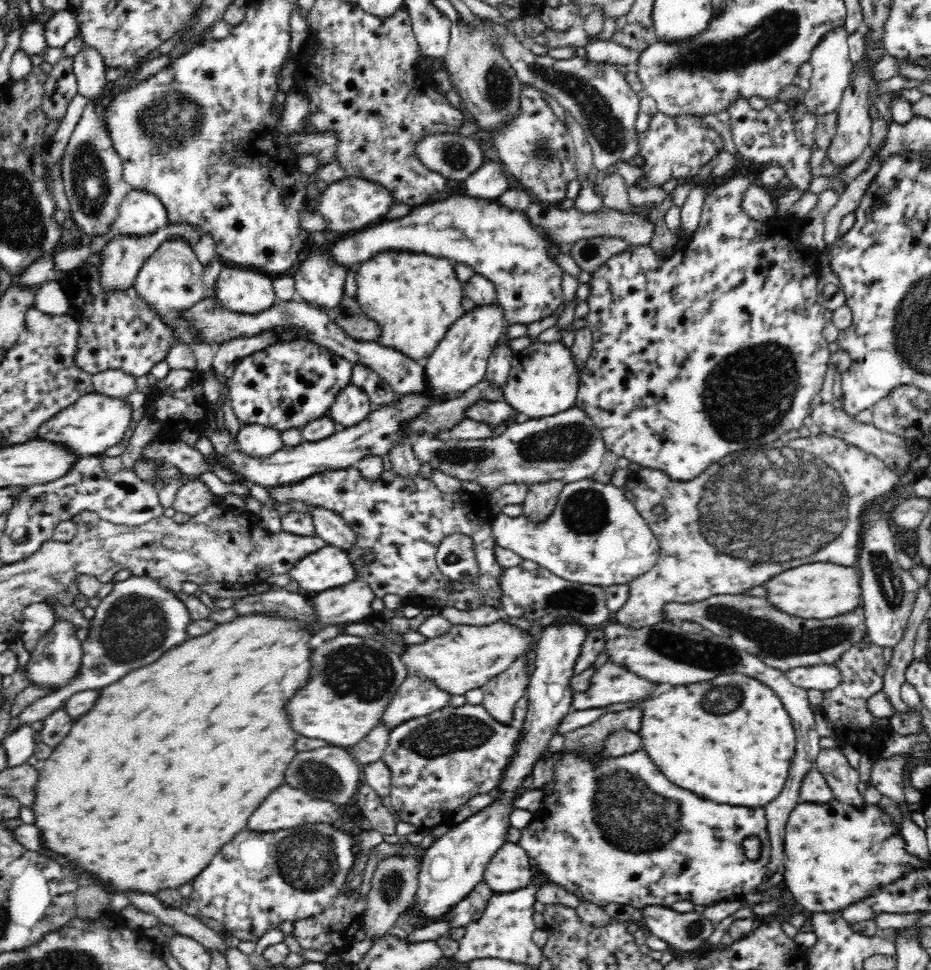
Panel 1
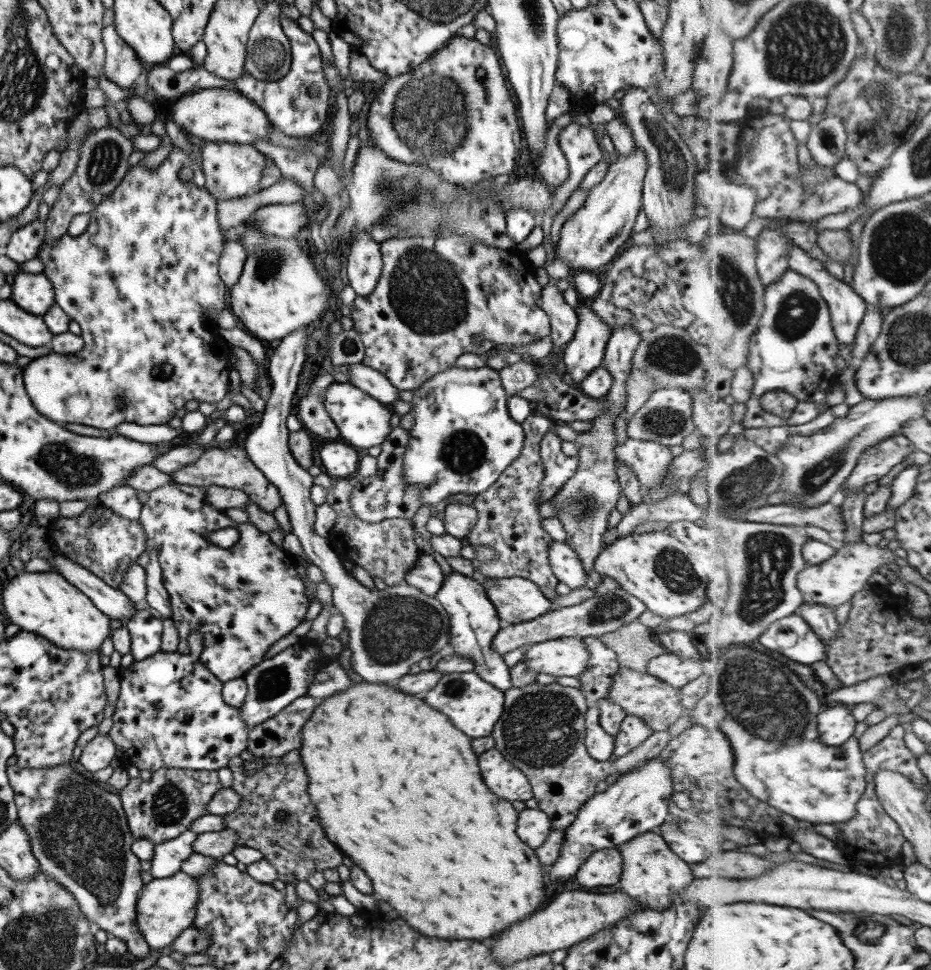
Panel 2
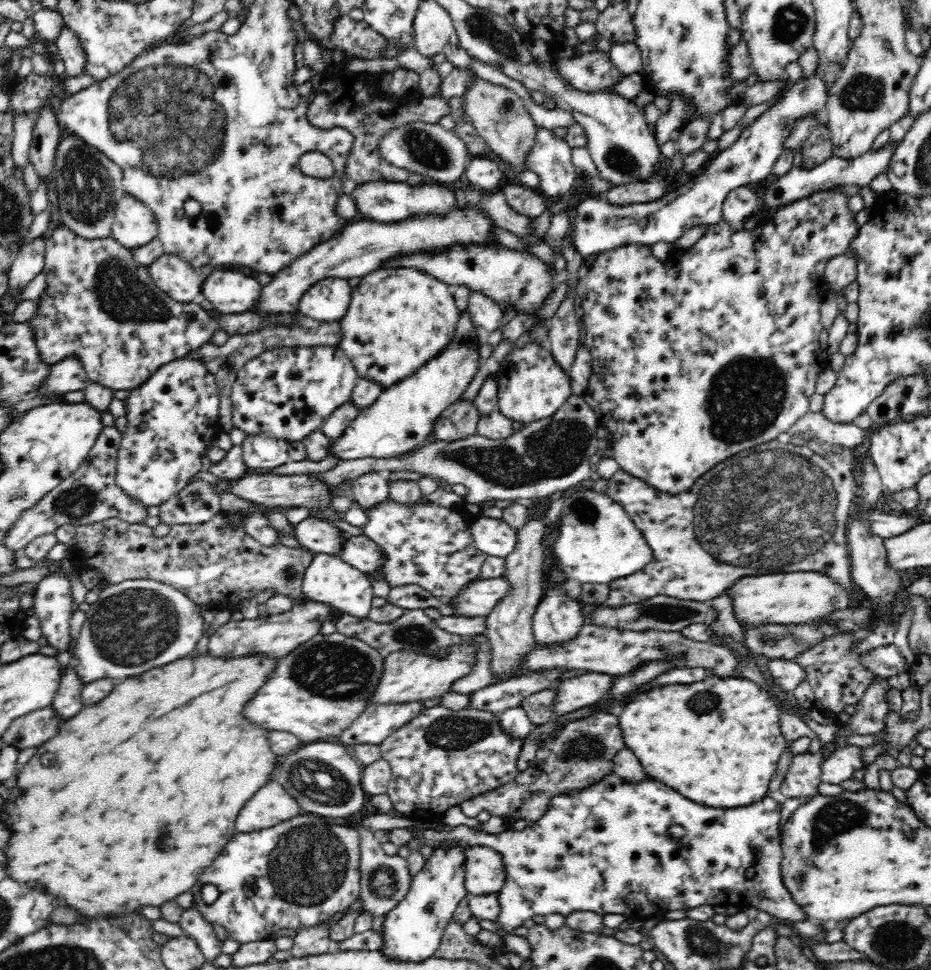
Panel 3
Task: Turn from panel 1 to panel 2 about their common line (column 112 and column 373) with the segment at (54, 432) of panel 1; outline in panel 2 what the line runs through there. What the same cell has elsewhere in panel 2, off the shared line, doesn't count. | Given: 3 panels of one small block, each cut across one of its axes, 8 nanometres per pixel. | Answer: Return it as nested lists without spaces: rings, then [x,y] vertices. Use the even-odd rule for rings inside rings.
[[[333,382],[322,396],[324,409],[338,428],[340,441],[354,447],[360,453],[364,453],[370,446],[380,445],[391,430],[389,428],[391,415],[385,405],[352,384]]]

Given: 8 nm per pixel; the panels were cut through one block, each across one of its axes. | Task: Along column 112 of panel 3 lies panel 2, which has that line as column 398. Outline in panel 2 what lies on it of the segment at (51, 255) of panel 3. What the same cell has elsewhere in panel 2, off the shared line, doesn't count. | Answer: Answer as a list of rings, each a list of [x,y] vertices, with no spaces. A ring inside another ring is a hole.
[[[425,235],[411,237],[397,237],[384,240],[379,243],[380,253],[382,254],[382,272],[374,286],[374,289],[366,296],[356,296],[350,308],[350,318],[353,321],[353,328],[361,339],[364,355],[361,364],[380,372],[397,390],[410,390],[423,384],[430,376],[437,372],[446,371],[454,366],[458,356],[463,353],[473,353],[484,356],[488,350],[500,344],[513,344],[513,346],[523,346],[529,342],[535,342],[550,333],[548,316],[541,310],[539,305],[540,292],[542,287],[535,281],[535,268],[527,263],[525,254],[515,248],[512,250],[493,248],[487,244],[481,244],[479,240],[468,236],[451,235],[448,237]],[[472,336],[481,336],[478,345],[473,343]]]

